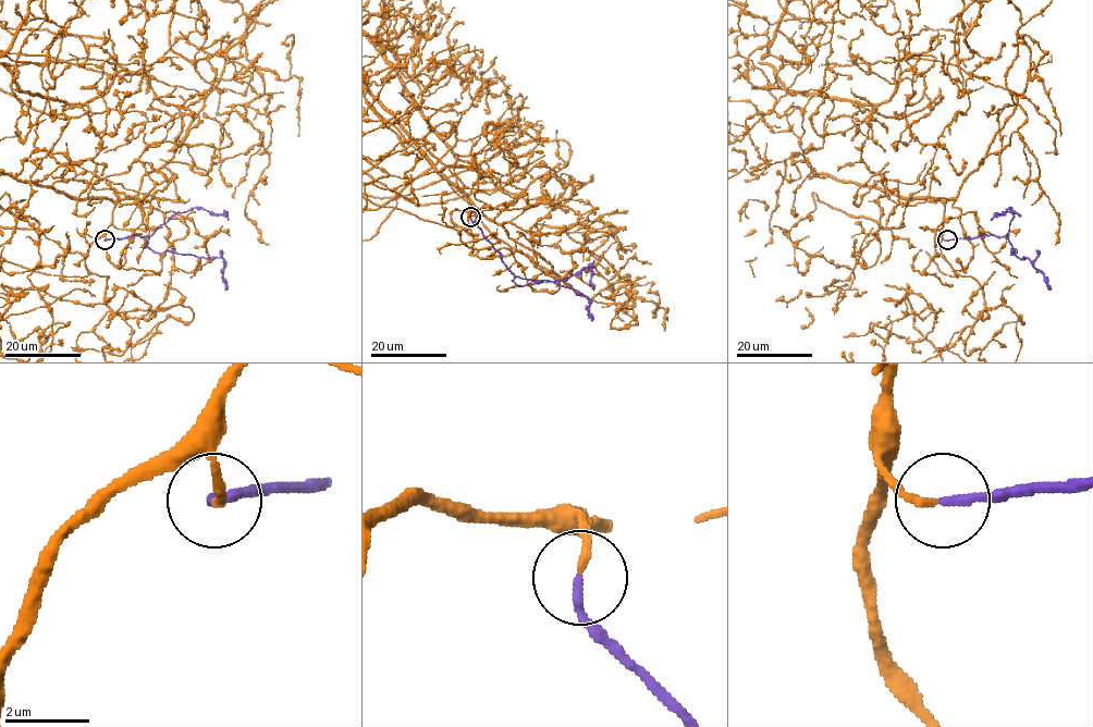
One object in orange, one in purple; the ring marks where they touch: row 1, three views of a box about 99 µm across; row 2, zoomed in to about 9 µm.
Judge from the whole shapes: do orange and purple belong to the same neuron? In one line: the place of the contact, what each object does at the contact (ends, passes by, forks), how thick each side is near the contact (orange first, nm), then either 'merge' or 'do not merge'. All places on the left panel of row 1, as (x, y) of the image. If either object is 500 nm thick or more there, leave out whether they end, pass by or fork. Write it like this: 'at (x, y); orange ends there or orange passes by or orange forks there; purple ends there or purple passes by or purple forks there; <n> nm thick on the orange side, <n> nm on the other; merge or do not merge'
at (105, 239); orange ends there; purple ends there; 180 nm thick on the orange side, 200 nm on the other; merge

